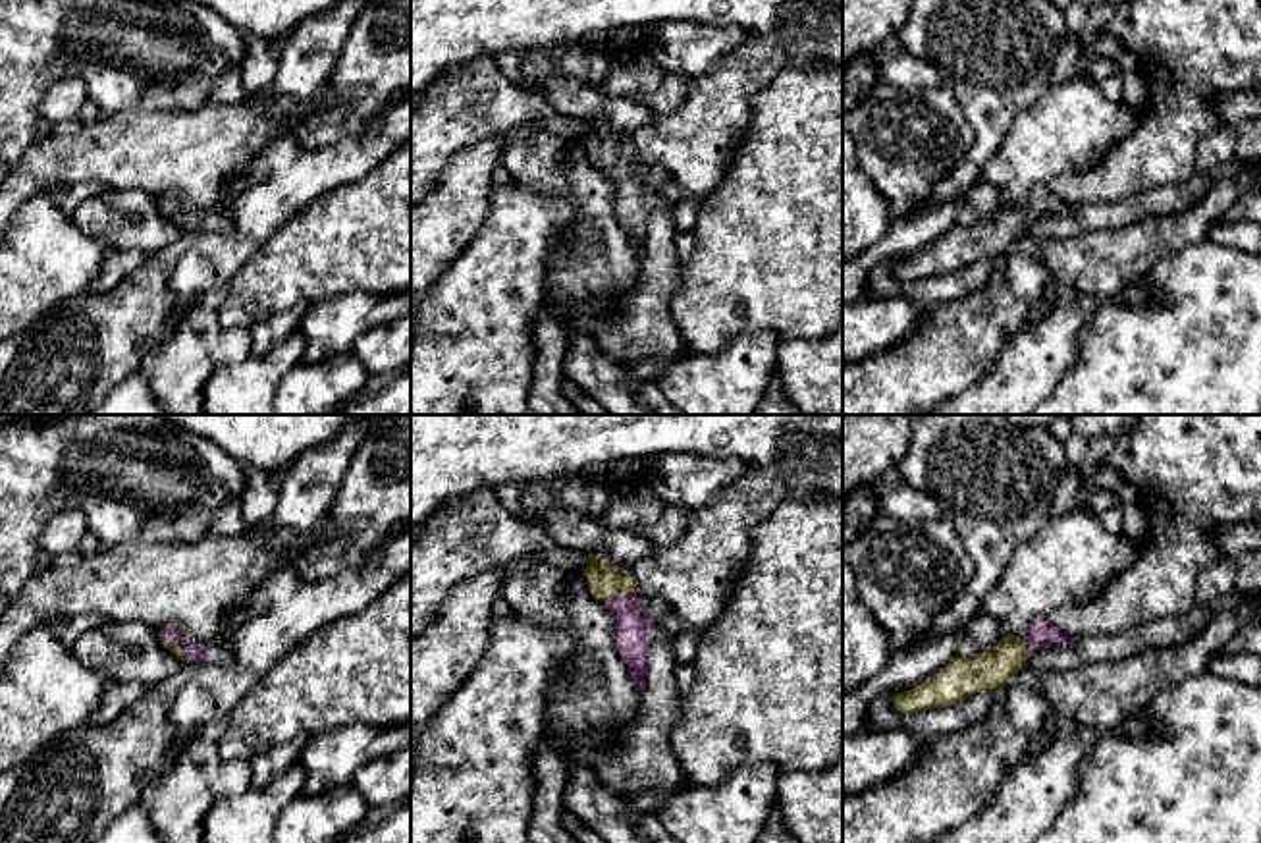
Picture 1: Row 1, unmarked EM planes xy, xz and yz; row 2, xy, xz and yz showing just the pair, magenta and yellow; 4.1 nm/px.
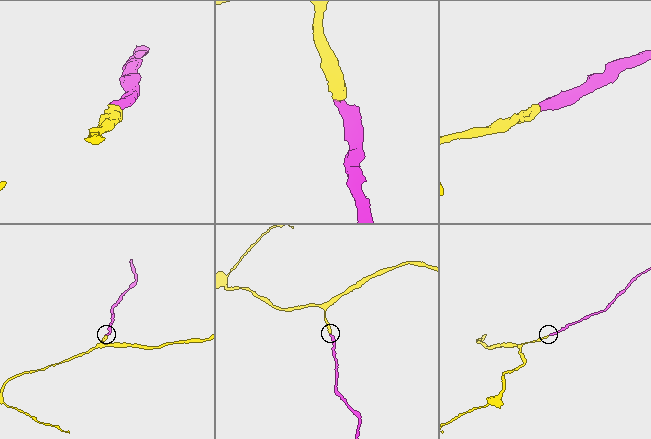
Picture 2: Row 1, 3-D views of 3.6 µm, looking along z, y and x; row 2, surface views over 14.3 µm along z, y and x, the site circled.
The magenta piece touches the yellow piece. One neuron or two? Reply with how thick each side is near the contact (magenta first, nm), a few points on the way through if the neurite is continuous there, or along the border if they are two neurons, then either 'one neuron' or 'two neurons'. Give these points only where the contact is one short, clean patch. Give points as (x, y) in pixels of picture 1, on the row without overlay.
calibres 80 and 50 nm; way xy (170, 201), (178, 211), (174, 217); one neuron

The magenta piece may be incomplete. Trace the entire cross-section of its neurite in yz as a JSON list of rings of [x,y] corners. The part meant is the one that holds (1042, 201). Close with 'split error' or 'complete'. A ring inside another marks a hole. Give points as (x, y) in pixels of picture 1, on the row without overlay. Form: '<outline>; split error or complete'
[[[1047,183],[1030,191],[1028,204],[1003,204],[995,214],[974,226],[952,226],[945,235],[910,258],[900,258],[893,274],[900,282],[962,272],[979,258],[1003,260],[1006,251],[1024,237],[1028,226],[1049,214],[1076,214],[1074,204],[1060,201]]]; split error

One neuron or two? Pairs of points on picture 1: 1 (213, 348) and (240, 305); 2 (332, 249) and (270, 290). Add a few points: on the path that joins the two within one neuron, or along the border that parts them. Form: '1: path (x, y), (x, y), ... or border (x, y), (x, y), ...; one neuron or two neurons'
1: border (213, 301), (224, 326), (245, 326), (249, 330); two neurons
2: path (317, 255), (286, 274); one neuron

